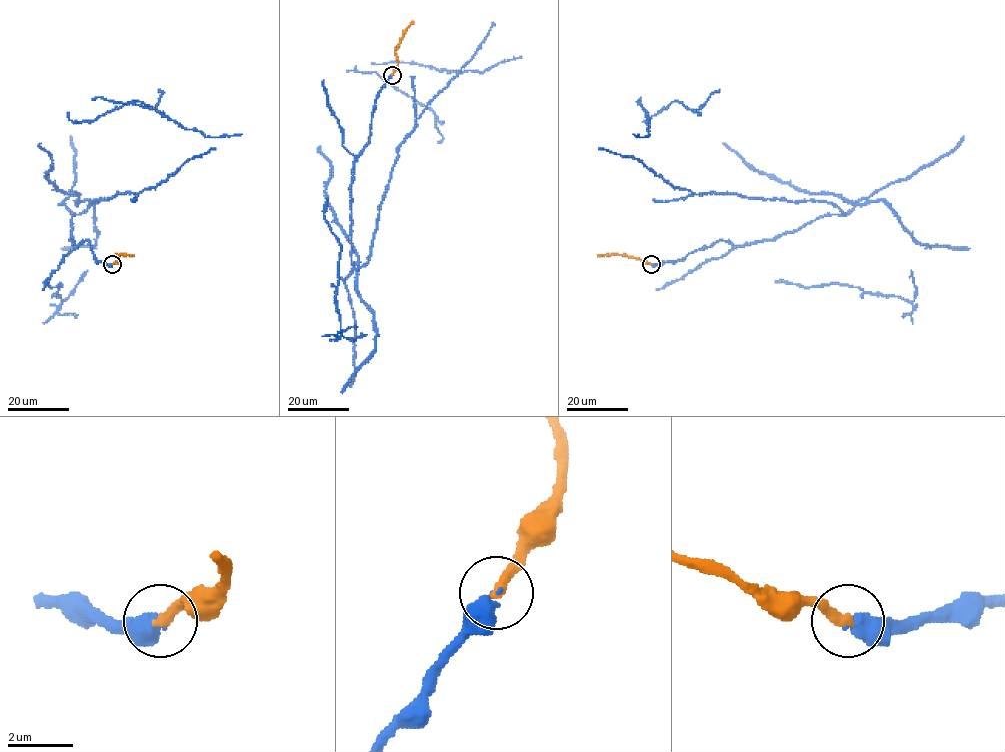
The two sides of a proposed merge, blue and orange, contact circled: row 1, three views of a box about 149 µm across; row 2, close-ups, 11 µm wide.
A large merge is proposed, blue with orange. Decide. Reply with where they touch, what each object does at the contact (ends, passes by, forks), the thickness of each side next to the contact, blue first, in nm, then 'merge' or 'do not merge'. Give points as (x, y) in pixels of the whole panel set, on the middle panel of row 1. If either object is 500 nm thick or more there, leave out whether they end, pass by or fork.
place (392, 75); blue ends; orange ends; calibres 460 and 340 nm; merge

